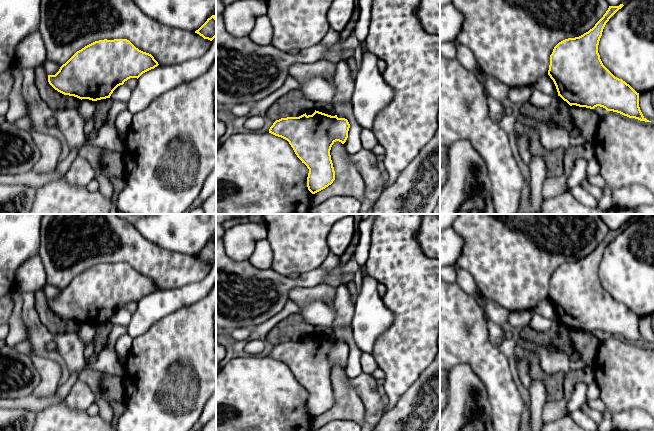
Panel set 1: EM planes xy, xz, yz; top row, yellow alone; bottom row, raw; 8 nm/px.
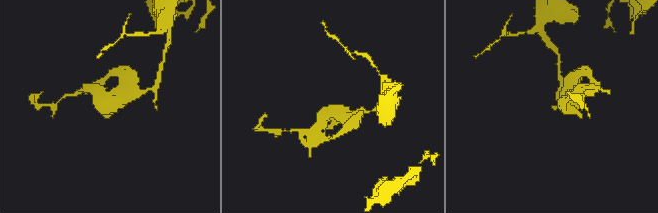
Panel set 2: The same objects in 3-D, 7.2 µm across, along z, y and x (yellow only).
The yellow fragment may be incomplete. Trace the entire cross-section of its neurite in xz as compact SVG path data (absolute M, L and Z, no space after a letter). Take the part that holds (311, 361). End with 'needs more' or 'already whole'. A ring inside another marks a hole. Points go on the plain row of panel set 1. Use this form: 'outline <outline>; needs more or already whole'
outline M315 334L312 339L305 337L276 344L269 357L289 366L297 381L309 393L307 411L315 418L335 404L330 374L336 365L346 366L349 352L347 343Z; already whole

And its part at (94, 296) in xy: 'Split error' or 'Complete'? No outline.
Complete

